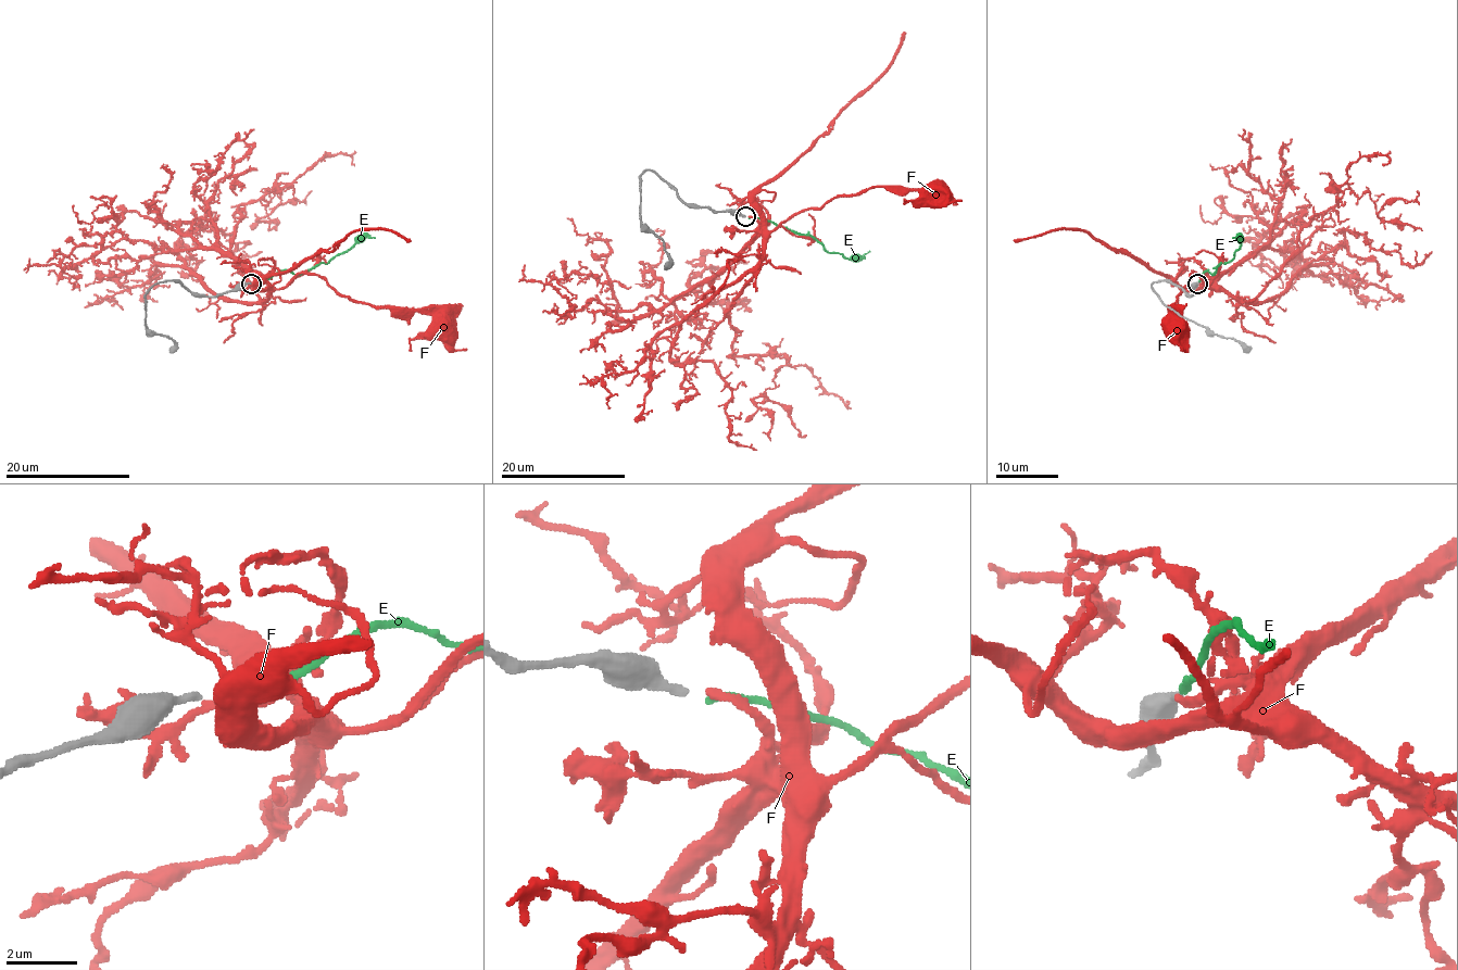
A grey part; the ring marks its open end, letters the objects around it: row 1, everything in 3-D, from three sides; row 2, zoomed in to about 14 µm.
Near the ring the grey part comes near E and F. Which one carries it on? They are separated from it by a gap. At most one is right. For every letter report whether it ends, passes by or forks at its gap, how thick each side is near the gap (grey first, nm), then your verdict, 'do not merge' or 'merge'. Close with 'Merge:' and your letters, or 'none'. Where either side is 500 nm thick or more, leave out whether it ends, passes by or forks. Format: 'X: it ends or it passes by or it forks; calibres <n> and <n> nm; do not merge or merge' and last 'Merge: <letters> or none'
E: it ends; calibres 240 and 240 nm; do not merge
F: it ends; calibres 240 and 180 nm; do not merge
Merge: none

